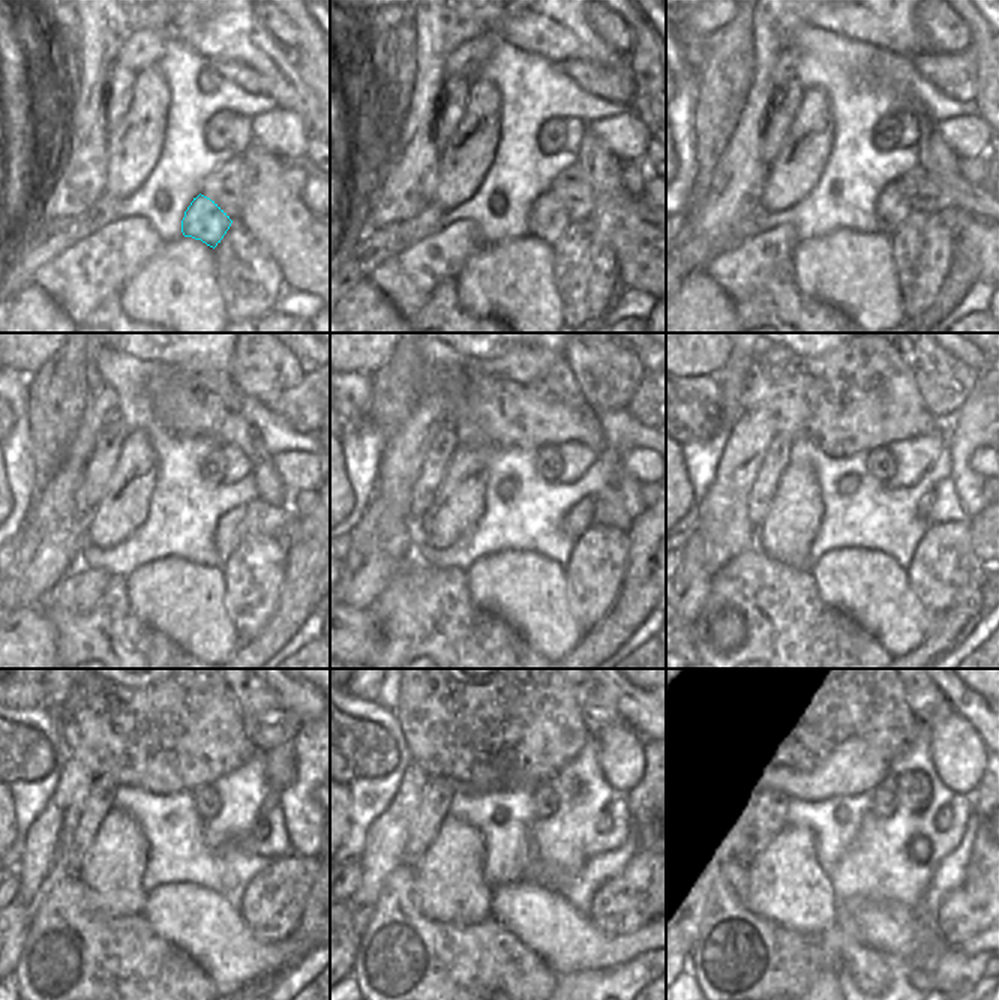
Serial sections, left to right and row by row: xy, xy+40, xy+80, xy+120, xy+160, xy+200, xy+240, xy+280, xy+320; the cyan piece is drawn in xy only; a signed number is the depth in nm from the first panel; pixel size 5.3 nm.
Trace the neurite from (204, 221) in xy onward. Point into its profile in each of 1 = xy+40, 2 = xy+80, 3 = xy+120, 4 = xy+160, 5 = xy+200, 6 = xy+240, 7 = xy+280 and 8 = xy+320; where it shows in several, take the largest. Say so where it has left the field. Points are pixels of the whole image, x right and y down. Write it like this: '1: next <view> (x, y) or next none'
1: next xy+40 (548, 218)
2: next xy+80 (893, 207)
3: next xy+120 (228, 532)
4: next xy+160 (575, 522)
5: next xy+200 (924, 504)
6: next xy+240 (261, 829)
7: next xy+280 (605, 822)
8: next xy+320 (944, 817)

